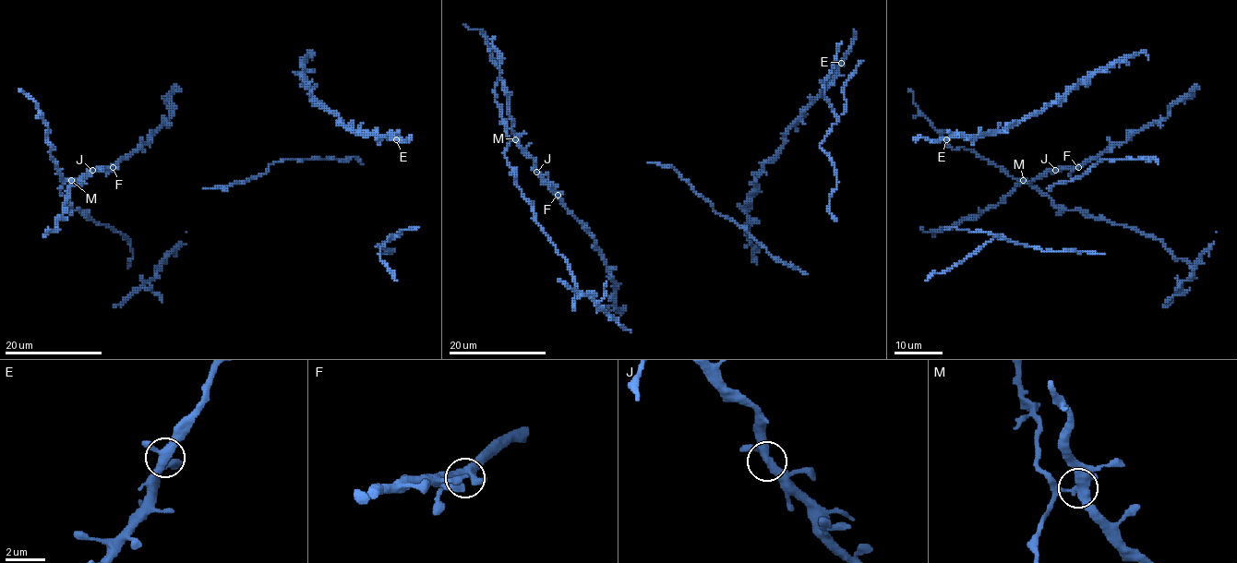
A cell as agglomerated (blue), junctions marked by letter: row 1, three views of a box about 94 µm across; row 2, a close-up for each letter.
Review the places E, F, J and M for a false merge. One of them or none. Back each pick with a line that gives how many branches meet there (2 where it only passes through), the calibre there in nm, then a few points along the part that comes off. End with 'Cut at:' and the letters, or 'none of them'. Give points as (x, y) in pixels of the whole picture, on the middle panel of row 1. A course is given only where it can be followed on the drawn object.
M: 3 branches meet; 360 nm thick
Cut at: M

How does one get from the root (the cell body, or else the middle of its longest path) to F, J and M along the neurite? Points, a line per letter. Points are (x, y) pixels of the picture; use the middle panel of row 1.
F: (626, 306), (621, 308), (617, 306), (616, 284), (591, 233), (558, 195)
J: (626, 306), (621, 308), (617, 306), (616, 284), (591, 233), (536, 172)
M: (626, 306), (621, 308), (617, 306), (616, 284), (591, 233), (550, 187), (536, 169), (536, 161), (515, 139)

